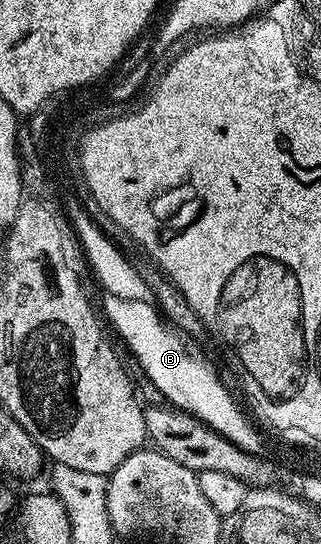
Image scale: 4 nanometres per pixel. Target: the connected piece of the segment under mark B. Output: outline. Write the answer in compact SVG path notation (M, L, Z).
M104 294L102 298L108 319L135 355L148 379L168 400L168 404L199 417L206 425L213 426L219 434L243 450L247 447L255 449L255 443L245 439L245 423L235 407L229 403L226 390L215 383L213 373L205 367L209 359L201 347L199 349L189 338L167 328L158 311L151 305L152 302L148 300L121 300L108 294Z

